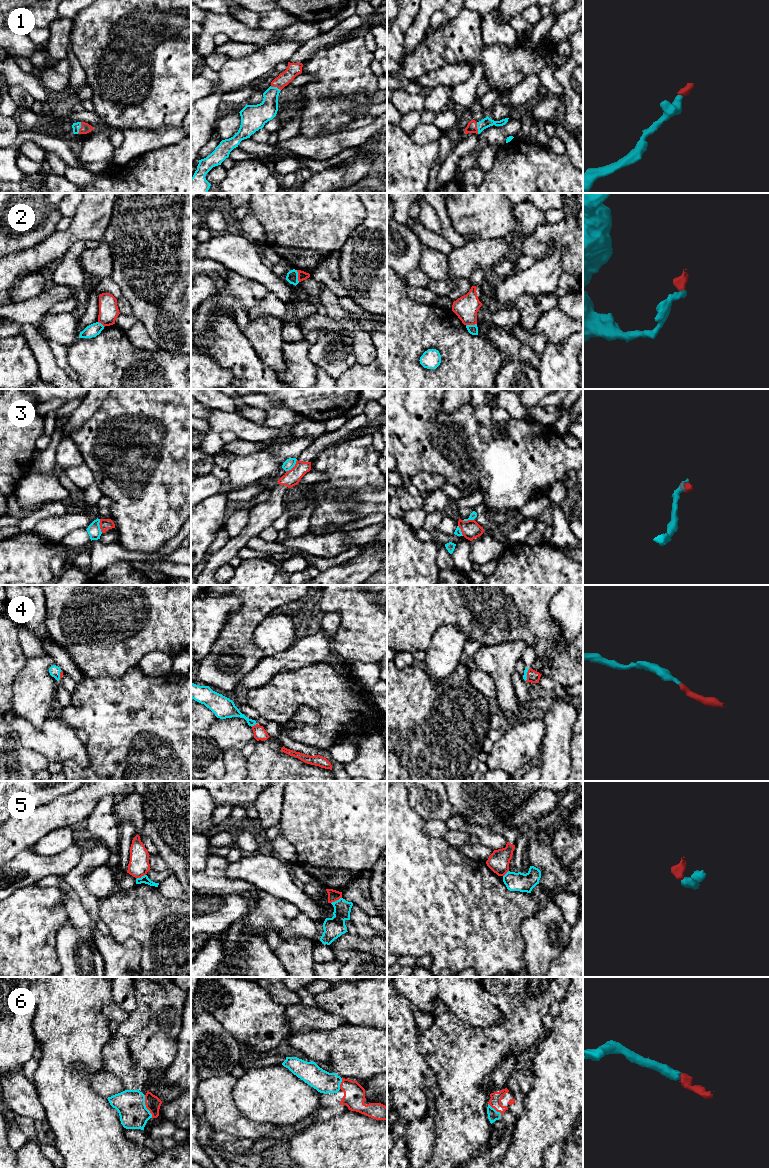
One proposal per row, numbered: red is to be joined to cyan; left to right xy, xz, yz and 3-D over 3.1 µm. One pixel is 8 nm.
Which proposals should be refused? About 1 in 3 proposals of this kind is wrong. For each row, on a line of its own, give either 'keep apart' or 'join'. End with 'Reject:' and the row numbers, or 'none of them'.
1: join
2: keep apart
3: keep apart
4: join
5: keep apart
6: join
Reject: 2, 3, 5

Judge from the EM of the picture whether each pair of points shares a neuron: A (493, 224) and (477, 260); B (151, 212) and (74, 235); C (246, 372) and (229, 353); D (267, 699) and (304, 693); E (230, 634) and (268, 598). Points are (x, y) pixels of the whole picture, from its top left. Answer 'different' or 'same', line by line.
A: different
B: different
C: same
D: same
E: same

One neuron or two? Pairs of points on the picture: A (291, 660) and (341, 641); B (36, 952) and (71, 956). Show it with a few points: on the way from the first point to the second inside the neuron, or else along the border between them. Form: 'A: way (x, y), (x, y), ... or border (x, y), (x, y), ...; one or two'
A: border (331, 638), (331, 648), (341, 657); two
B: border (58, 930), (56, 953), (61, 966); two

